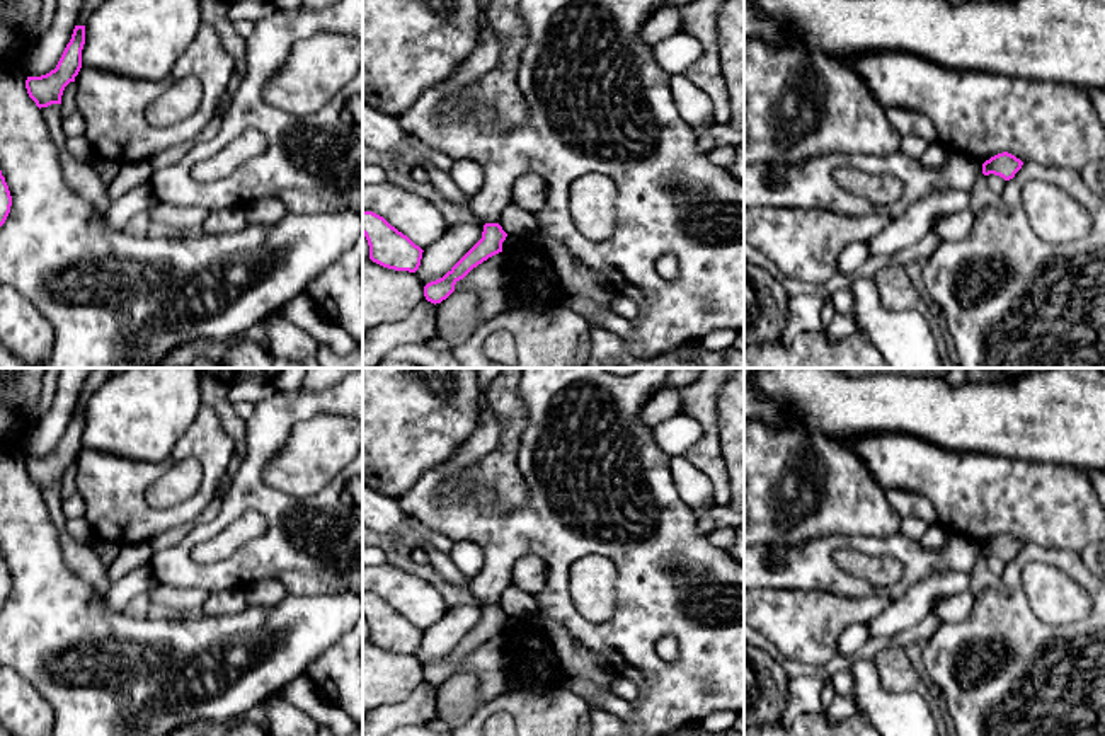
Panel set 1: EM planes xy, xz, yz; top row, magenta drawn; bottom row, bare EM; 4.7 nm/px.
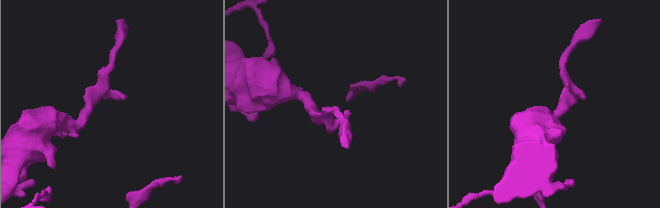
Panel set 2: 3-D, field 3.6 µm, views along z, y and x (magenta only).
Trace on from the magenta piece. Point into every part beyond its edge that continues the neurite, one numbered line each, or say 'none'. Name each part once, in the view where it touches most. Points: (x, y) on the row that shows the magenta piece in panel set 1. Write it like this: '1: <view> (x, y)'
none

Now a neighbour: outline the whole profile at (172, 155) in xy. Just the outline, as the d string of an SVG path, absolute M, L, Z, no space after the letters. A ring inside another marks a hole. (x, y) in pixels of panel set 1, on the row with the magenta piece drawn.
M215 116L208 123L208 126L192 141L182 143L179 147L172 147L169 150L163 150L163 152L157 153L155 157L152 157L150 158L152 167L155 170L160 170L163 167L170 167L170 165L177 164L194 143L206 143L211 138L215 138L216 133L220 131L220 126L221 126L221 118Z

